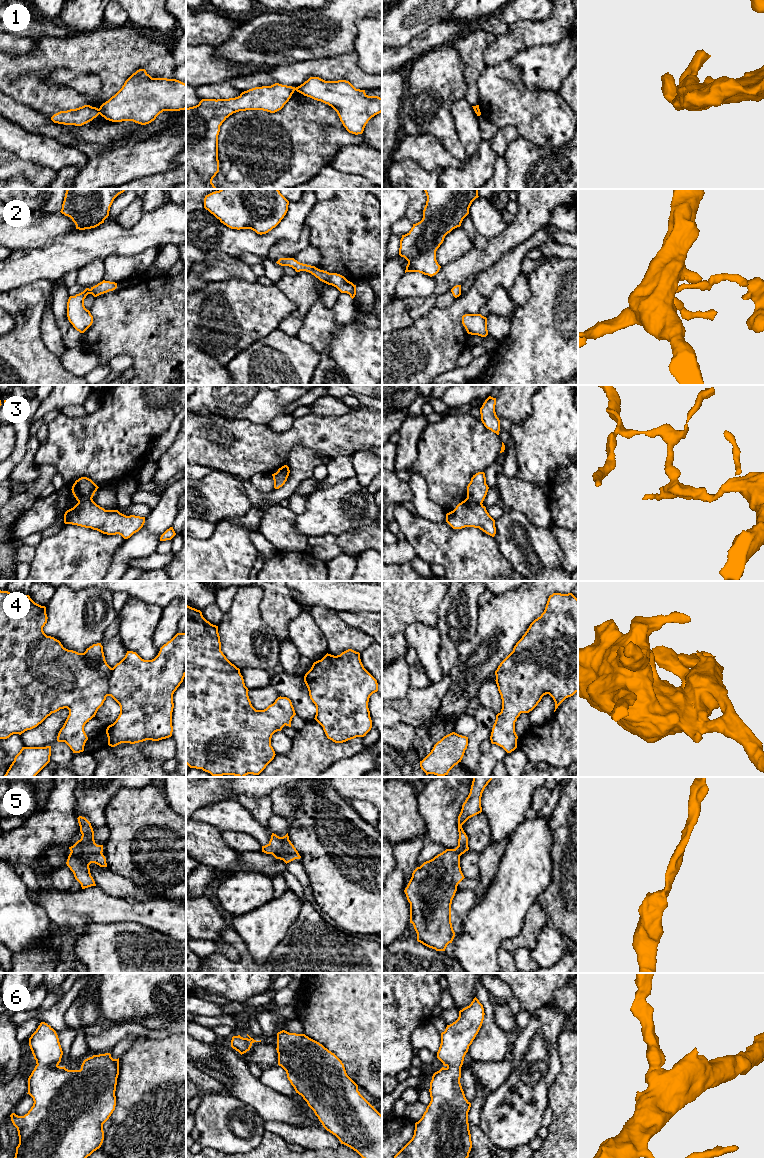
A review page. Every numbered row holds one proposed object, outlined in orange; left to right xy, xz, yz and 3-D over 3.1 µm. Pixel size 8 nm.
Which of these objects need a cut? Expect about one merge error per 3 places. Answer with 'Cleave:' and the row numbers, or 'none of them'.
Cleave: 1, 3

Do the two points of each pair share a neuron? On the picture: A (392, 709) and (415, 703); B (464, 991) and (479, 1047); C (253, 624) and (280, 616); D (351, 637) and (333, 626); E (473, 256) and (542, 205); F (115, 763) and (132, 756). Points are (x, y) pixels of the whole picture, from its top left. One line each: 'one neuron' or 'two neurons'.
A: one neuron
B: two neurons
C: two neurons
D: one neuron
E: one neuron
F: one neuron

